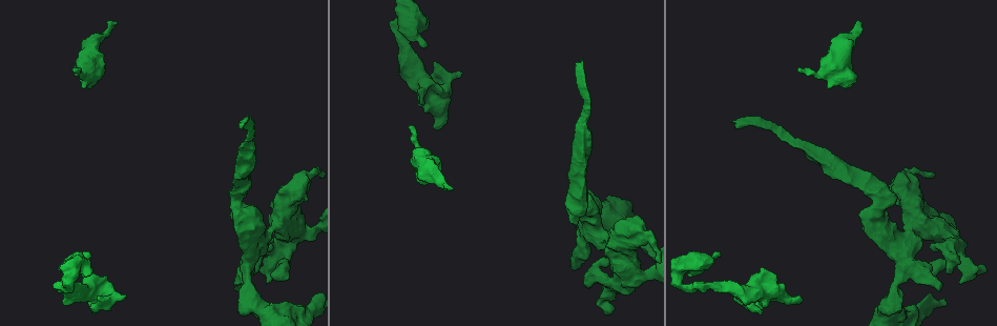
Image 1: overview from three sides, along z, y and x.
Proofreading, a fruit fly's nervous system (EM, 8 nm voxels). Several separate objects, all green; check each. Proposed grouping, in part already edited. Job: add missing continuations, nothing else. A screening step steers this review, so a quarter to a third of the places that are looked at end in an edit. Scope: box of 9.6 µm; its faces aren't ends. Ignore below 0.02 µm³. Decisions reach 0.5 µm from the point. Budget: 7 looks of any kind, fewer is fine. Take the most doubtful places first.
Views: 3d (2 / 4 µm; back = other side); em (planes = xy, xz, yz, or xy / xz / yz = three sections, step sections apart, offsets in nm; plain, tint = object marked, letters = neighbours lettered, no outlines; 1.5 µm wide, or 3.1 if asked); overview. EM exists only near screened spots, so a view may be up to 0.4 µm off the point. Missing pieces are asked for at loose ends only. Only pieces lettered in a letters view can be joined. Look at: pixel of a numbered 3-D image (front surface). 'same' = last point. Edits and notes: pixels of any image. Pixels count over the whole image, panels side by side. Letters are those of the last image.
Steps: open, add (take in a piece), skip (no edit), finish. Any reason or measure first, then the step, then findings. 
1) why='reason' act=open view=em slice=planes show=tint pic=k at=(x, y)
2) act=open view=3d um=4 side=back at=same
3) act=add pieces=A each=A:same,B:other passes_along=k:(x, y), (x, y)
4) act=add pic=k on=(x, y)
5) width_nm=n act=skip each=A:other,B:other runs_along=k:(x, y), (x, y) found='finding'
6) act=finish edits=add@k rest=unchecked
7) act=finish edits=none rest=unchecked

why='branch stops here' act=open view=em um=3.1 slice=xy step=8 show=tint pic=1 at=(72, 69)

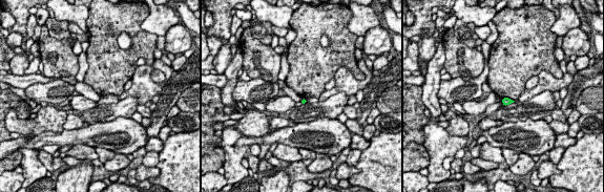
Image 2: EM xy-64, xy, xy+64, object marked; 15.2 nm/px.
why='cut it another way' act=open view=em um=3.1 slice=planes show=letters at=same

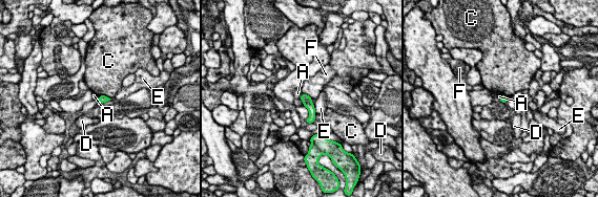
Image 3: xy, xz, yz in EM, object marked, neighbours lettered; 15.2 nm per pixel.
act=skip each=A:other,C:other,D:other,E:other,F:other runs_along=3:(303, 96), (311, 109), (310, 121) found='no lettered piece goes on from it'

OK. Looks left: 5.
why='end of a long branch' act=open view=3d um=4 pic=1 at=(245, 121)

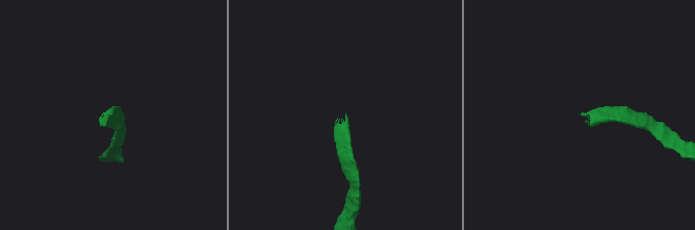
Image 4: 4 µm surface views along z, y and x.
why='now the EM' act=open view=em slice=planes show=letters pic=4 at=(111, 114)

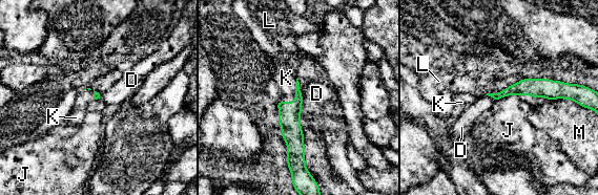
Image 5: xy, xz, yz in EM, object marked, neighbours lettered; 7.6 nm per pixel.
longest_contact=K:220nm act=add pieces=K each=D:other,J:other,K:same,L:other,M:other found='the cell continues'

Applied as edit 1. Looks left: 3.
why='branch stops here' act=open view=em slice=xz step=4 show=tint pic=1 at=(115, 21)

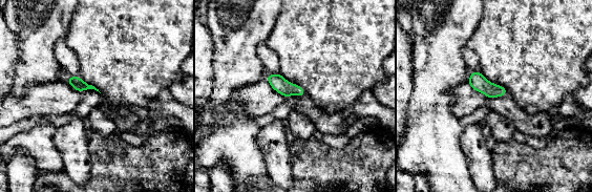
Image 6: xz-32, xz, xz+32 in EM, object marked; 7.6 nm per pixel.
why='another direction' act=open view=em slice=xy step=4 show=letters at=same

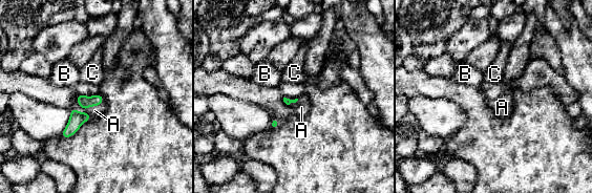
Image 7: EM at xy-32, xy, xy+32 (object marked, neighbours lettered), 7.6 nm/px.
act=add pieces=A each=A:same,B:other,C:other passes_along=7:(85, 102), (94, 105), (94, 110) found='it goes on there'

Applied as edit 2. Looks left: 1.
act=finish edits=add@5,add@7 rest=unchecked

